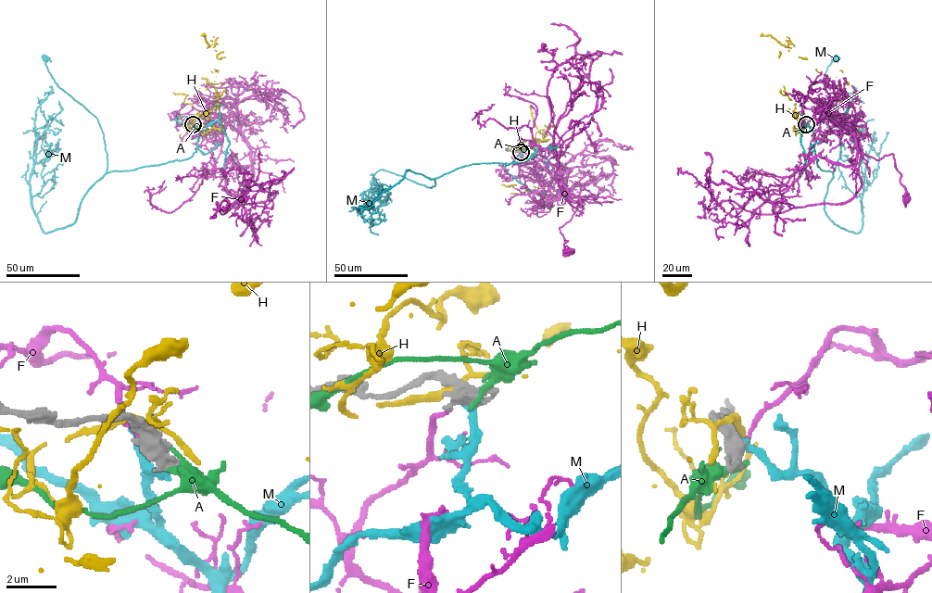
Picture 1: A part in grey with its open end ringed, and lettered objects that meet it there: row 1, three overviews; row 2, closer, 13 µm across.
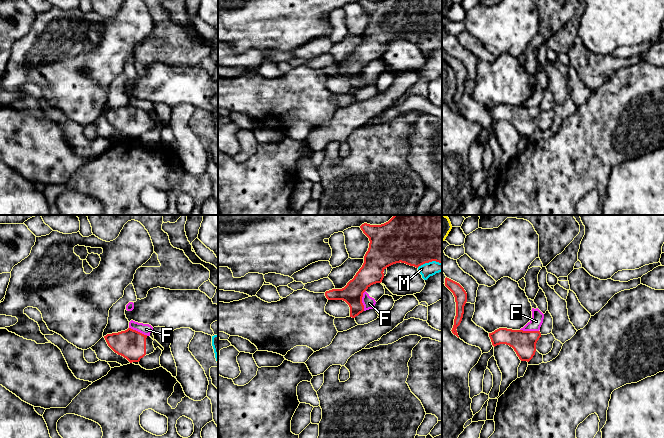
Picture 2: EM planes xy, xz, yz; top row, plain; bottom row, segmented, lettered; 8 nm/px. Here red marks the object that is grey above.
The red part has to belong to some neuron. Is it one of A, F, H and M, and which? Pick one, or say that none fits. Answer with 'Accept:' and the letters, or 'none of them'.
Accept: M

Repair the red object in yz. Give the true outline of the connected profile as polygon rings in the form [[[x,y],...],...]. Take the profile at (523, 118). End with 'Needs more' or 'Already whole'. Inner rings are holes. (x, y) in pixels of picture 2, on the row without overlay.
[[[499,104],[489,109],[492,121],[509,121],[521,137],[529,138],[536,128],[536,119],[541,113],[540,107],[523,107]]]. Already whole

